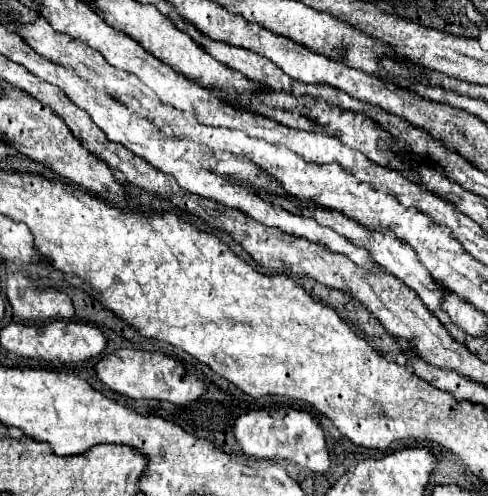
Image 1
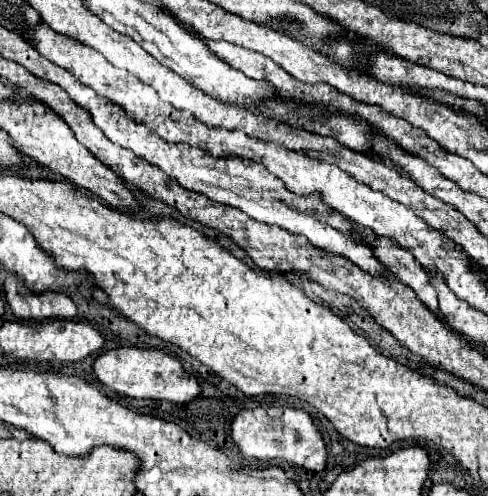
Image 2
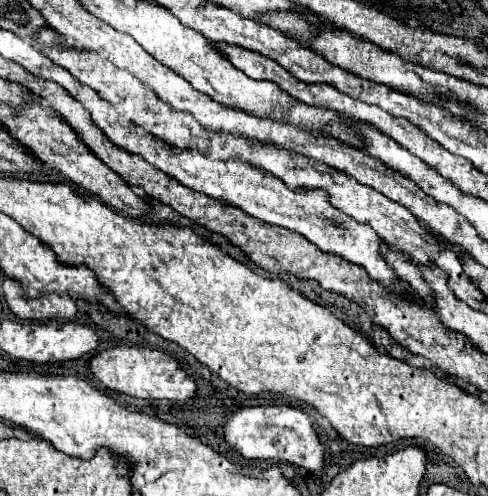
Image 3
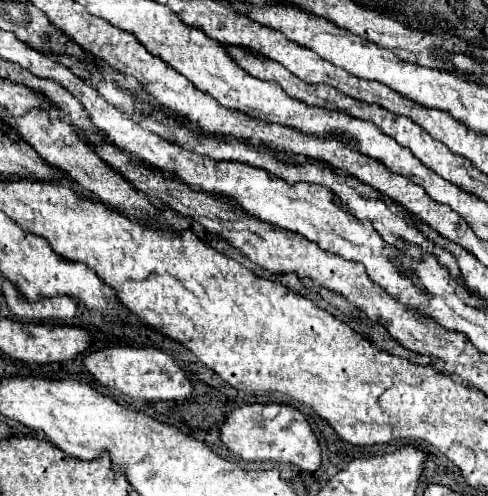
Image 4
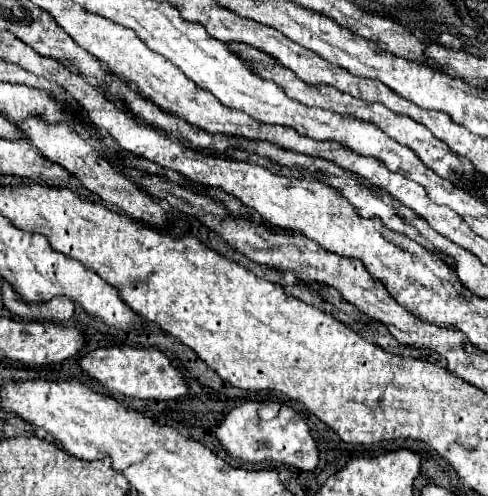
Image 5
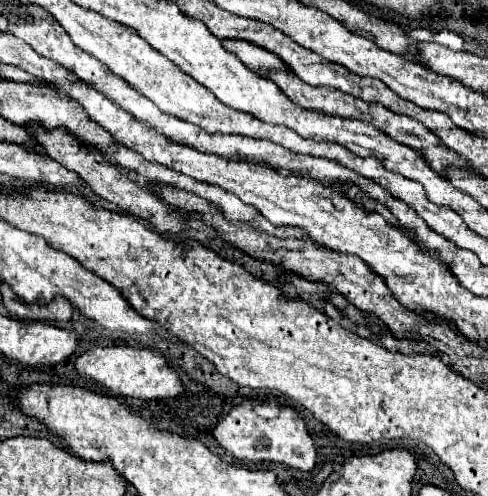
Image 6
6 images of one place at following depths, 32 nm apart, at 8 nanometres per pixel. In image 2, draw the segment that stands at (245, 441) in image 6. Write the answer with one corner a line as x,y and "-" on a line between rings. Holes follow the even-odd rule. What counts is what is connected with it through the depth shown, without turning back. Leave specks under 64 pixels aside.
264,408
244,410
234,418
230,434
232,434
236,446
242,450
242,454
246,458
288,460
288,462
298,464
298,466
302,466
306,470
312,470
312,472
322,472
328,464
328,454
326,454
322,434
304,410
286,408
276,418
268,416

